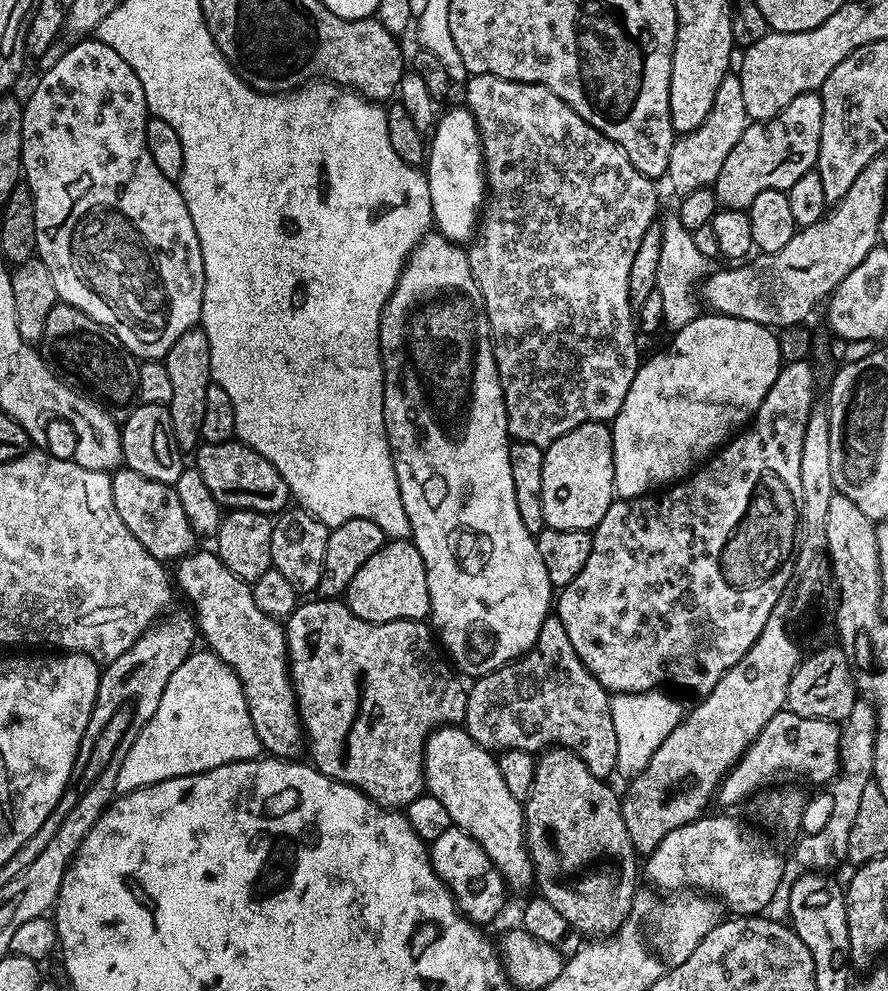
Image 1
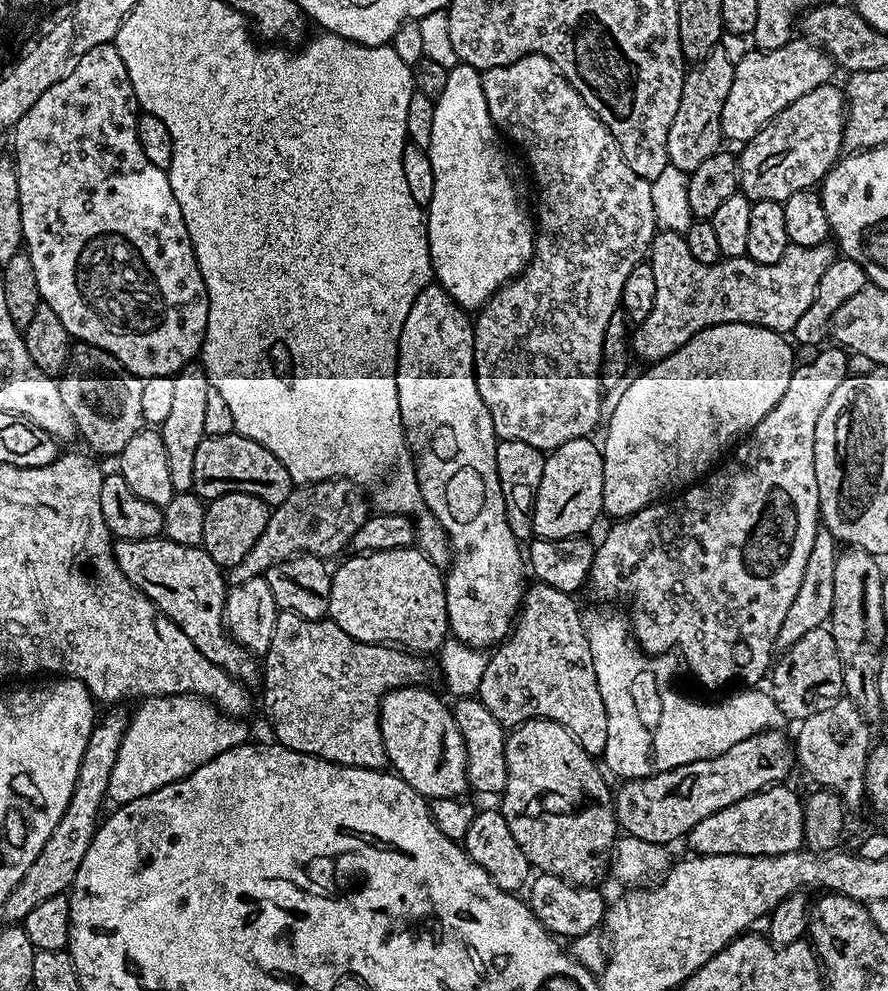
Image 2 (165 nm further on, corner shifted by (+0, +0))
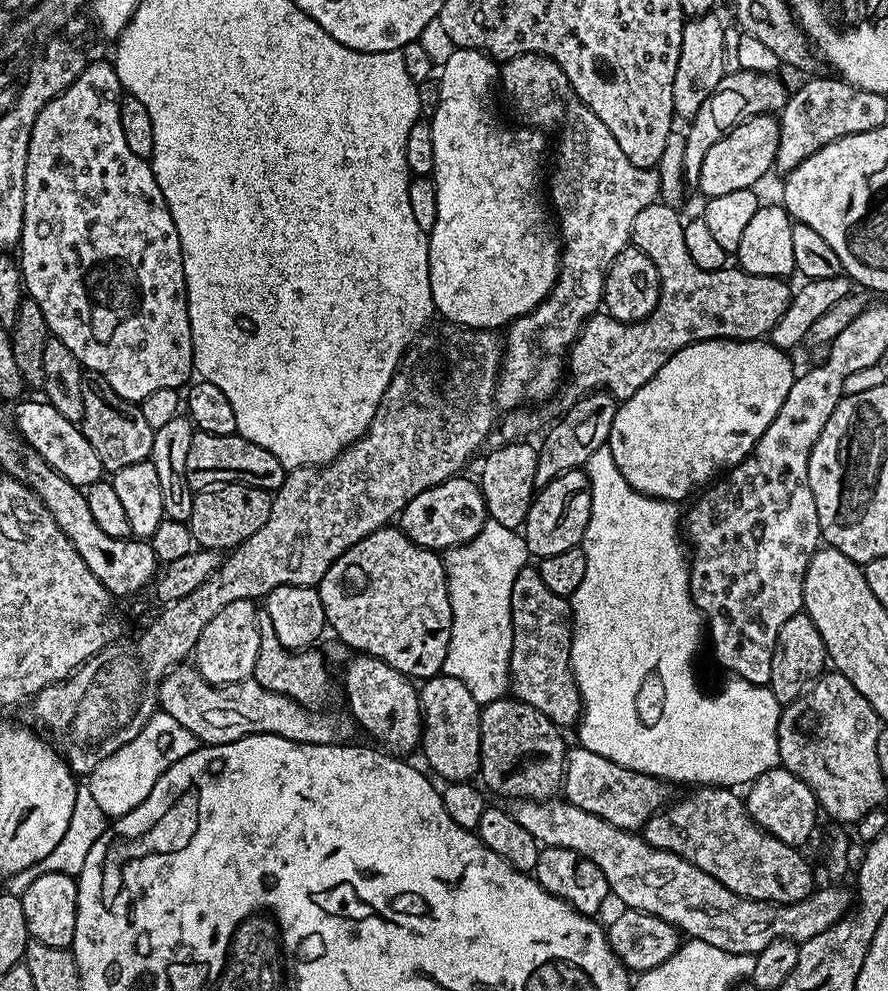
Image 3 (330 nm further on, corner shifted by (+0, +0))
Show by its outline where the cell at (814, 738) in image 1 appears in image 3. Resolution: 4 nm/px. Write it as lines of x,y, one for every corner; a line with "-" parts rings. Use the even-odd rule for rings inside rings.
579,746
568,748
564,763
563,799
610,822
615,828
625,828
627,832
643,829
645,822
673,799
671,790
669,781
638,770
626,770
626,766
618,766
618,762
610,762
610,758
594,754
594,750

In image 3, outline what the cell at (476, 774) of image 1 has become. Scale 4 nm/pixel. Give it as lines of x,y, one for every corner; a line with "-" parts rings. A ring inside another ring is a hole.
363,654
353,657
344,672
344,696
348,699
347,711
352,719
389,753
408,754
404,752
417,751
424,731
424,713
420,710
417,685
409,677
394,670
394,666
378,658

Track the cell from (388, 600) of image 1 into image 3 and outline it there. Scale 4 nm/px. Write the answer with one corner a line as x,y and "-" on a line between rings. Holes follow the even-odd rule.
399,527
379,528
374,530
374,534
362,538
362,542
350,546
350,550
346,550
346,554
342,554
342,558
338,558
330,570
326,570
318,591
327,627
336,631
342,643
356,648
352,650
378,658
416,682
441,675
450,646
452,611
444,561
433,549
418,546

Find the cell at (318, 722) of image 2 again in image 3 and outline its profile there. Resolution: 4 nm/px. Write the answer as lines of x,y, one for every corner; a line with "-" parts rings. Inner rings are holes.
257,611
258,618
258,662
254,662
251,679
271,692
289,696
305,708
319,709
328,700
332,692
332,676
324,665
324,656
317,650
292,650
283,648
278,642
278,634
274,634
274,626
270,623
270,614

